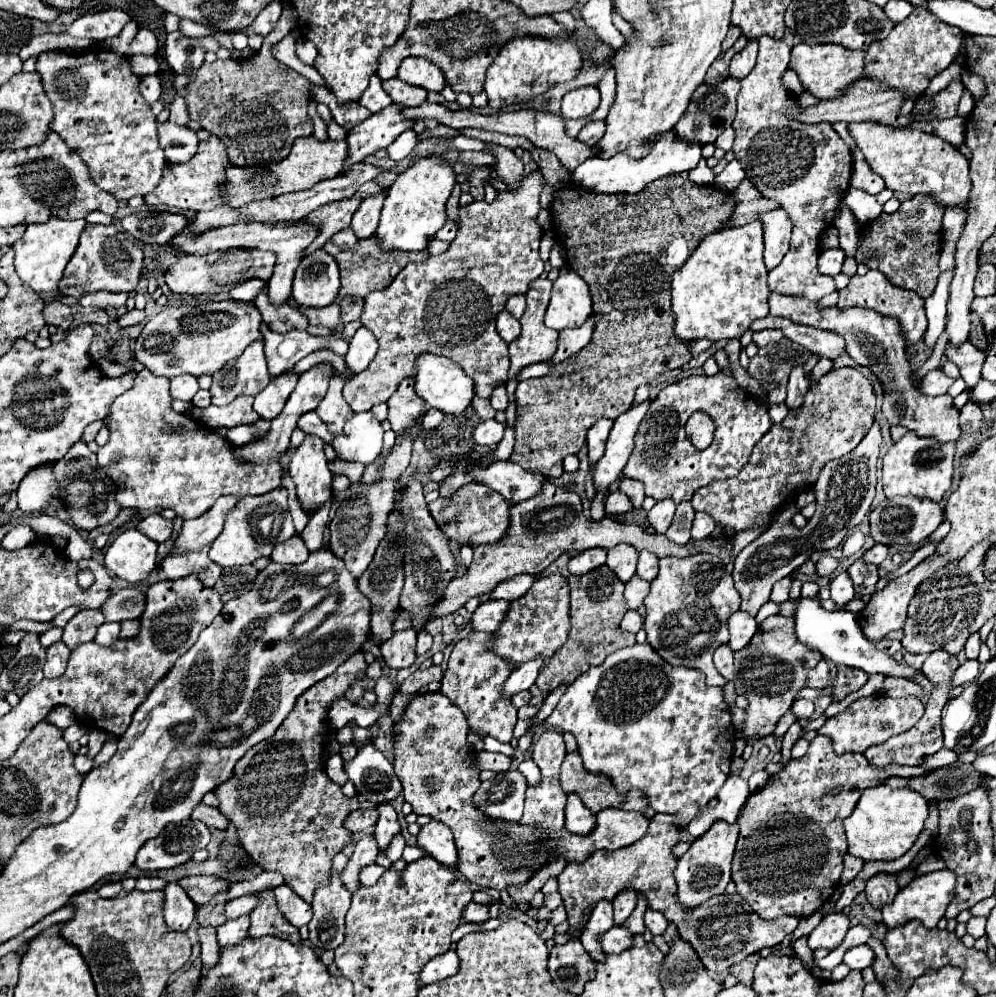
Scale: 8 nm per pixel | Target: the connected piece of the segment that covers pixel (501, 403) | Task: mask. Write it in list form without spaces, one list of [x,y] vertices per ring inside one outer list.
[[[497,385],[495,387],[495,393],[491,395],[491,407],[495,409],[495,411],[505,411],[505,407],[507,407],[507,391],[505,391],[505,385]]]

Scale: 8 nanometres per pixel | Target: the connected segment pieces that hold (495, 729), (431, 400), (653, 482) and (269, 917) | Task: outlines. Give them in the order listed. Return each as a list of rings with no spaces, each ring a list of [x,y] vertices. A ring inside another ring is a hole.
[[[471,631],[467,637],[455,643],[441,679],[441,693],[449,697],[451,703],[461,707],[473,733],[485,733],[501,743],[509,743],[513,737],[513,727],[517,723],[517,711],[511,705],[511,697],[501,695],[501,685],[513,667],[501,657],[495,657],[491,651],[487,651],[487,639],[489,633]]]
[[[423,353],[423,357],[417,357],[417,373],[413,379],[415,379],[415,393],[423,397],[429,407],[435,407],[449,415],[461,415],[475,397],[473,381],[463,373],[463,369],[459,369],[459,365],[441,355]]]
[[[719,371],[713,377],[707,377],[707,375],[685,377],[677,383],[663,387],[661,393],[651,401],[651,407],[649,407],[649,411],[647,411],[645,419],[641,421],[639,431],[635,435],[635,447],[629,457],[629,463],[623,469],[623,475],[629,479],[641,481],[645,485],[645,495],[649,495],[657,501],[665,499],[665,497],[671,497],[675,503],[691,501],[691,497],[697,489],[701,489],[713,481],[739,475],[743,465],[749,461],[753,447],[771,429],[771,425],[773,425],[773,421],[767,415],[767,405],[755,403],[753,395],[747,393],[745,389],[741,389],[731,375],[725,375],[723,371]],[[693,411],[705,411],[715,421],[716,430],[713,442],[703,451],[693,447],[685,435],[685,421],[689,419],[689,415]]]
[[[263,889],[255,893],[257,905],[249,913],[251,917],[251,927],[249,927],[249,937],[263,937],[263,935],[275,935],[281,939],[287,939],[291,943],[301,943],[299,941],[299,929],[287,923],[277,909],[273,889]]]

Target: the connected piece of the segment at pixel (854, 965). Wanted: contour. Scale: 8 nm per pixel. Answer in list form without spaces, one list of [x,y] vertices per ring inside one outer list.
[[[857,945],[857,947],[851,947],[849,951],[845,951],[843,963],[849,969],[865,969],[873,963],[873,957],[875,957],[875,953],[867,945]]]

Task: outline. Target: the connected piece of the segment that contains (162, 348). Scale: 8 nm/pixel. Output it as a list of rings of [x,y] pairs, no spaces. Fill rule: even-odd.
[[[219,301],[219,303],[205,303],[205,305],[167,305],[163,307],[161,313],[157,313],[155,317],[151,317],[147,321],[147,325],[143,327],[141,335],[135,341],[135,359],[139,363],[143,363],[151,373],[159,375],[159,377],[177,377],[183,373],[189,375],[213,375],[215,371],[219,371],[225,363],[229,363],[231,359],[239,357],[239,353],[243,353],[243,349],[257,341],[263,339],[259,333],[259,325],[261,325],[261,313],[255,309],[255,305],[249,303],[239,303],[239,301]]]

